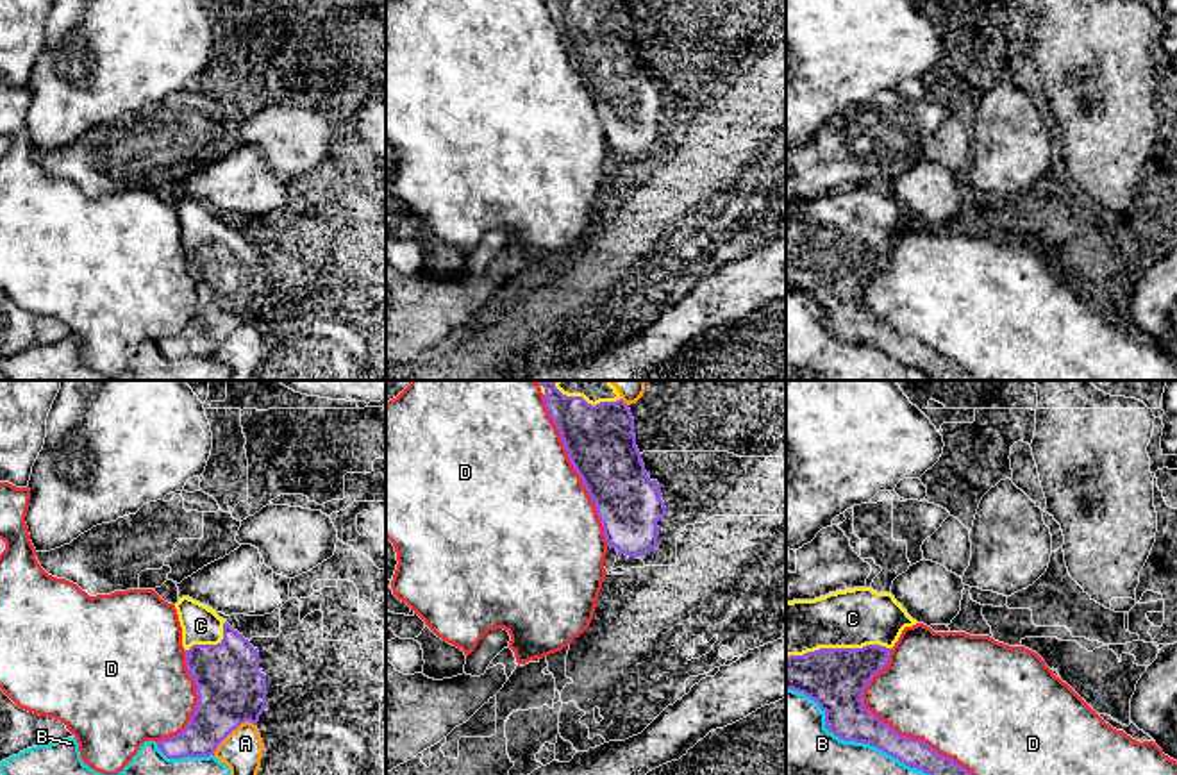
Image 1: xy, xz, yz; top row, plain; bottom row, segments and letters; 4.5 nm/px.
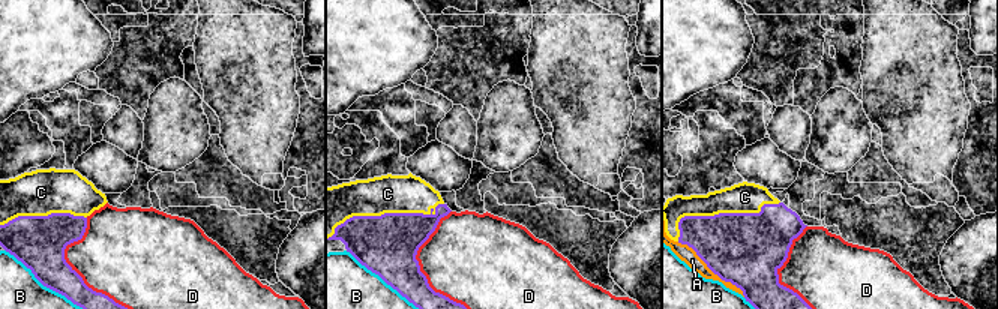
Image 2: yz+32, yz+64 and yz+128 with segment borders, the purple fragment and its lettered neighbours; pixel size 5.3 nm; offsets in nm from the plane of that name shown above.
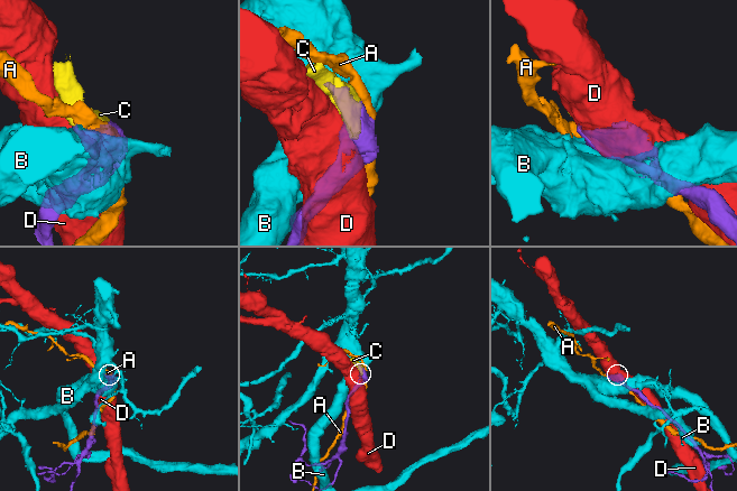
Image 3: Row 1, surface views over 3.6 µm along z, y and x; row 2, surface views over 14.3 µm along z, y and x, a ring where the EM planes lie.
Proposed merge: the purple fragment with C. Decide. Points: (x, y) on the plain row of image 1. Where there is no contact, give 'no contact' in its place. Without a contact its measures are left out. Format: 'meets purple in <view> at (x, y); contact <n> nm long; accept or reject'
meets purple in yz at (838, 249); contact 480 nm long; accept

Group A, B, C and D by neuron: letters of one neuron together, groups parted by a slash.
A / B / C / D

